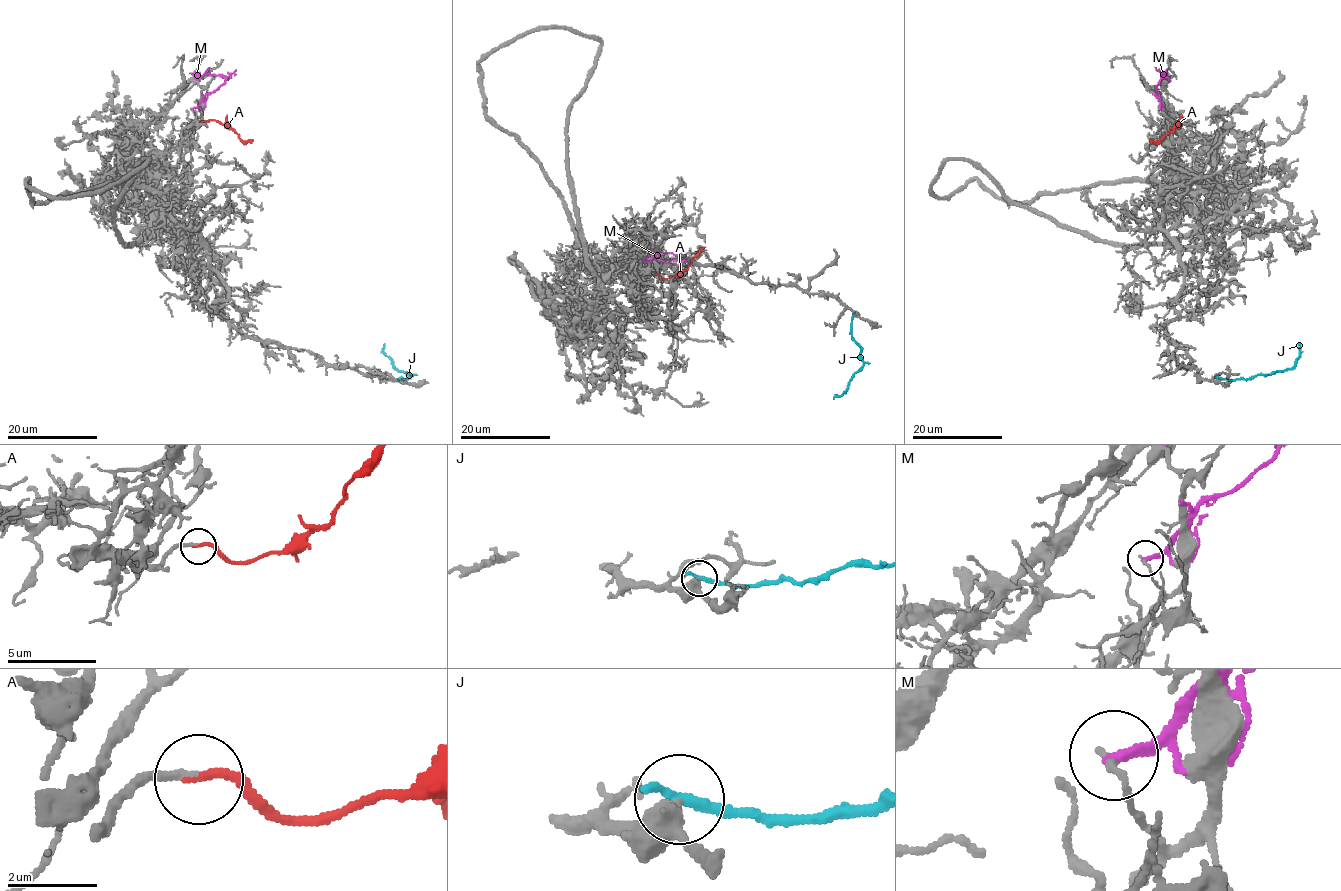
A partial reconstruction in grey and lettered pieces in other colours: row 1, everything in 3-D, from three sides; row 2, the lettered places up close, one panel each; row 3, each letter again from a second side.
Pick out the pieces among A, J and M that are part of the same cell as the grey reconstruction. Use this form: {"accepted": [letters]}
{"accepted": ["A"]}

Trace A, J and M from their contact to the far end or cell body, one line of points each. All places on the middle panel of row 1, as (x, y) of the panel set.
A: (654, 275), (669, 278), (680, 274), (705, 247)
J: (852, 316), (851, 337), (860, 348), (863, 365), (854, 374), (848, 387), (840, 395), (836, 396), (837, 394)
M: (644, 258), (670, 252), (678, 258), (666, 261), (642, 260)

